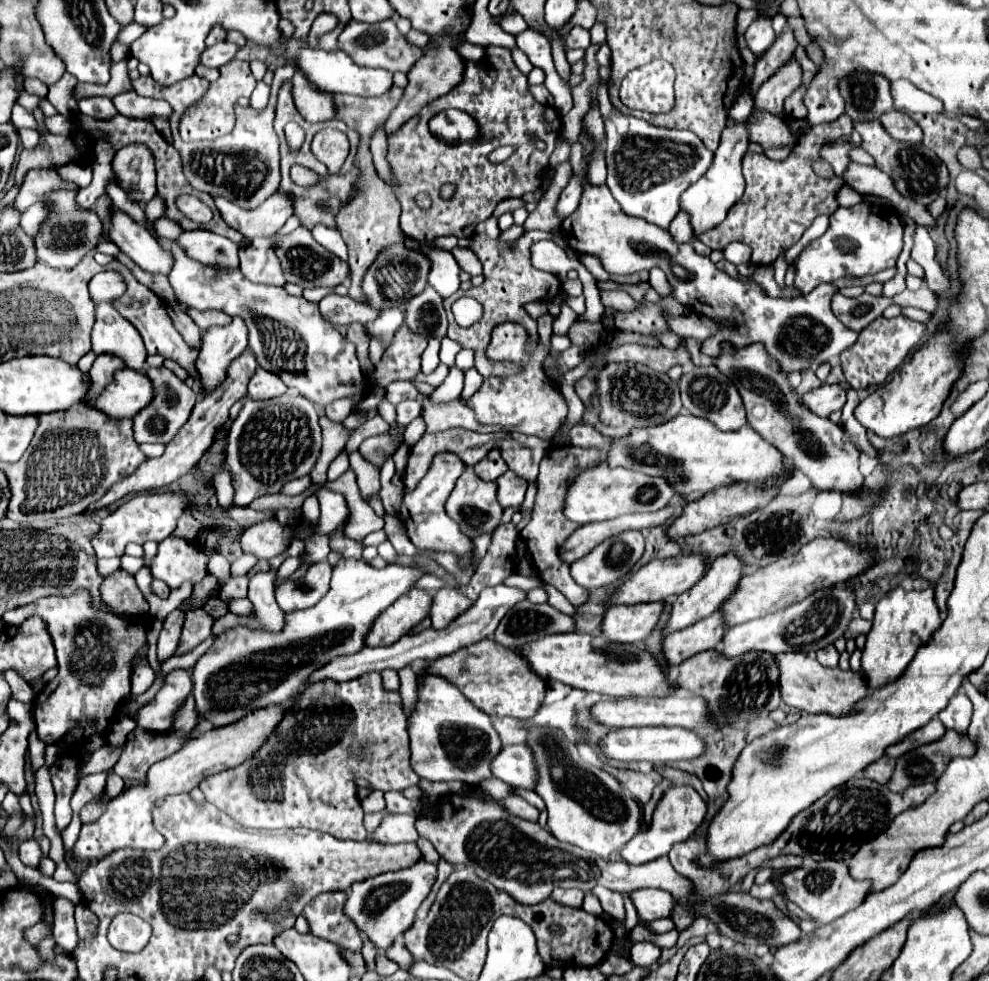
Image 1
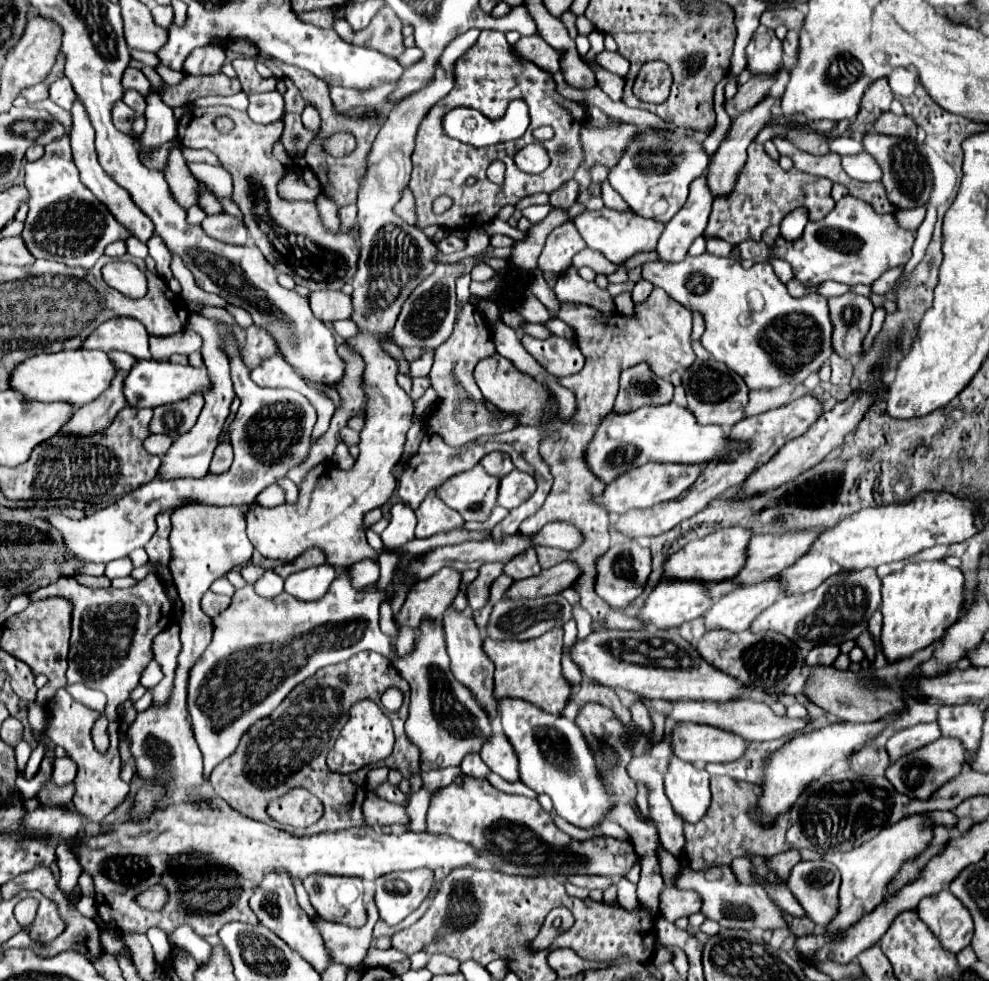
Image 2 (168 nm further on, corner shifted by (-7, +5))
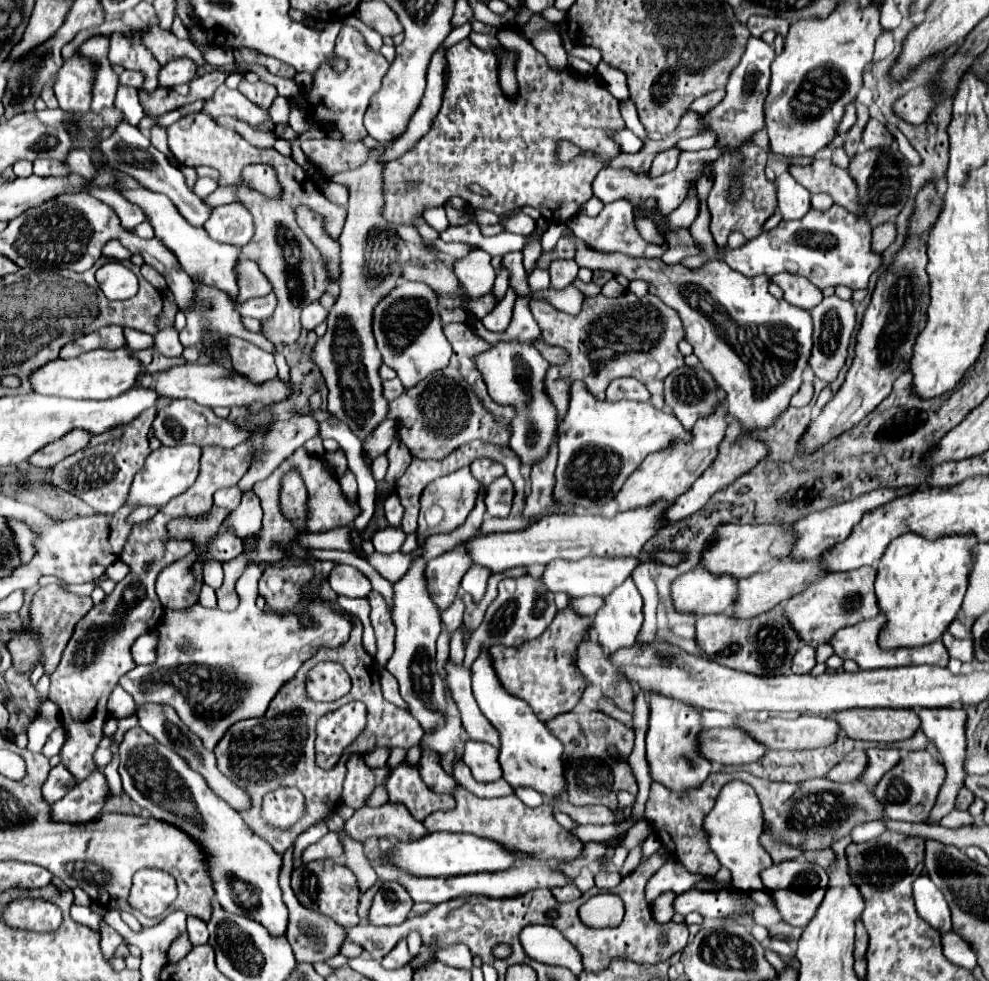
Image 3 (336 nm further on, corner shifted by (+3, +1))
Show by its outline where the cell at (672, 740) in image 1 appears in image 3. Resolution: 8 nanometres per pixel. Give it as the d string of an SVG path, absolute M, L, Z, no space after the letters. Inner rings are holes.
M711 728L697 736L697 750L711 762L723 766L741 766L763 758L765 746L757 744L741 728Z

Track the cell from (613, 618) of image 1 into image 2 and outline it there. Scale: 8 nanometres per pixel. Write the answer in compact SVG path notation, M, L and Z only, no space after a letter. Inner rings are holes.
M663 580L649 594L639 618L645 624L653 624L657 628L673 628L673 626L681 626L683 622L689 622L689 620L699 617L703 618L703 614L713 604L713 600L709 596L711 586L713 586L713 582L705 582L705 580Z

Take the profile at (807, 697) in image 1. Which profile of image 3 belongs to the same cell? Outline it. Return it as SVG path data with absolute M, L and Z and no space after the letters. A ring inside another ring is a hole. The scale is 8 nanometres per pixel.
M861 708L833 712L841 730L853 740L869 742L899 742L907 740L919 728L919 718L915 710L895 710L895 708Z

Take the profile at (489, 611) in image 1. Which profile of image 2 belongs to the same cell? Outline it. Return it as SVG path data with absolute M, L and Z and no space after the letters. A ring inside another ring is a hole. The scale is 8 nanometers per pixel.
M565 560L555 564L553 568L541 570L539 576L531 576L527 580L513 582L507 590L507 596L511 598L539 598L547 594L559 594L565 588L575 586L575 582L581 578L581 568L573 560Z

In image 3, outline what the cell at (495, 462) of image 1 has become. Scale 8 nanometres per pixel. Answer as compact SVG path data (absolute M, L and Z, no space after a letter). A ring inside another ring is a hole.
M481 458L481 460L475 460L475 462L471 464L471 472L473 472L473 476L475 476L483 486L489 486L495 478L499 478L499 476L505 474L505 468L503 468L503 464L499 464L499 462L493 462L493 460L489 460L489 458Z

